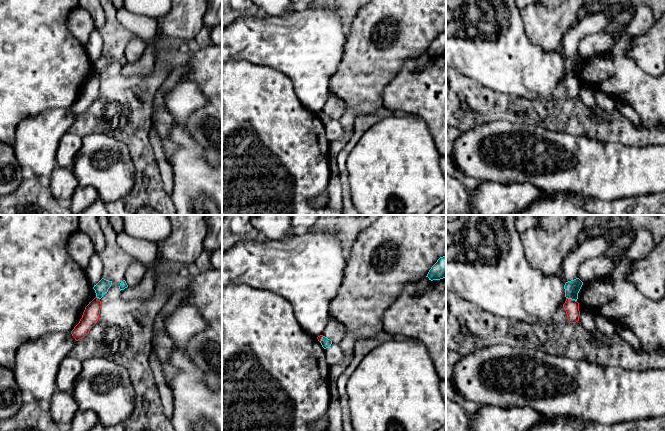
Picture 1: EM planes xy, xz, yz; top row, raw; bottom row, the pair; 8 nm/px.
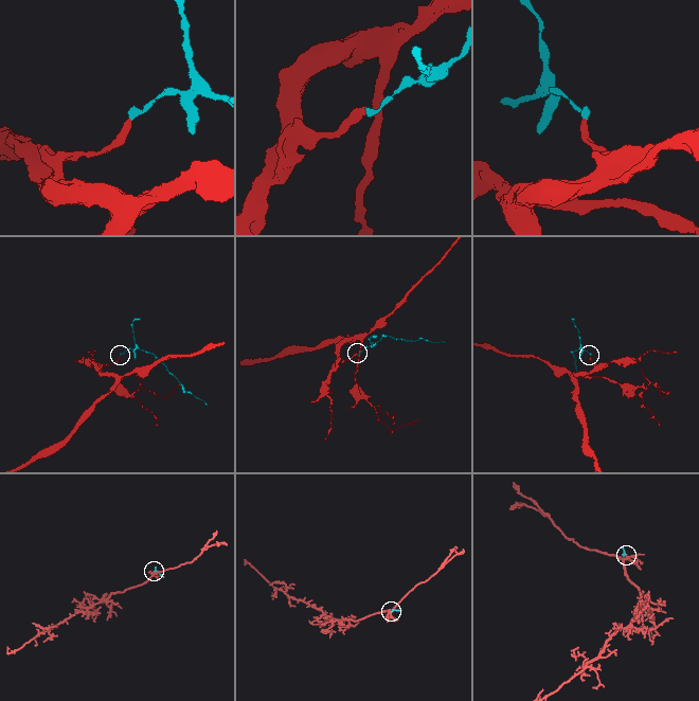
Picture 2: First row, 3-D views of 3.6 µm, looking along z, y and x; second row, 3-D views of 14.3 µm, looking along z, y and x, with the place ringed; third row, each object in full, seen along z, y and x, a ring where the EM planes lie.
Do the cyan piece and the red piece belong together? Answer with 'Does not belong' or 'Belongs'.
Does not belong

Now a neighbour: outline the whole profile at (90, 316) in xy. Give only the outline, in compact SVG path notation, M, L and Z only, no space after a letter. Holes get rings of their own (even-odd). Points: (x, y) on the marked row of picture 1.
M95 297L85 307L82 318L71 331L71 334L76 341L84 338L89 333L90 329L97 323L99 319L101 306L102 304L100 299Z

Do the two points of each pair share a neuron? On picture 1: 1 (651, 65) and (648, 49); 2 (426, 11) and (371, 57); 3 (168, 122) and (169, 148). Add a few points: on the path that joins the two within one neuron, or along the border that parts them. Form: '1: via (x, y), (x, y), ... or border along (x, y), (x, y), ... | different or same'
1: via (651, 61), (650, 53) | same
2: via (412, 25), (392, 48), (385, 50) | same
3: via (165, 128), (166, 142) | same

